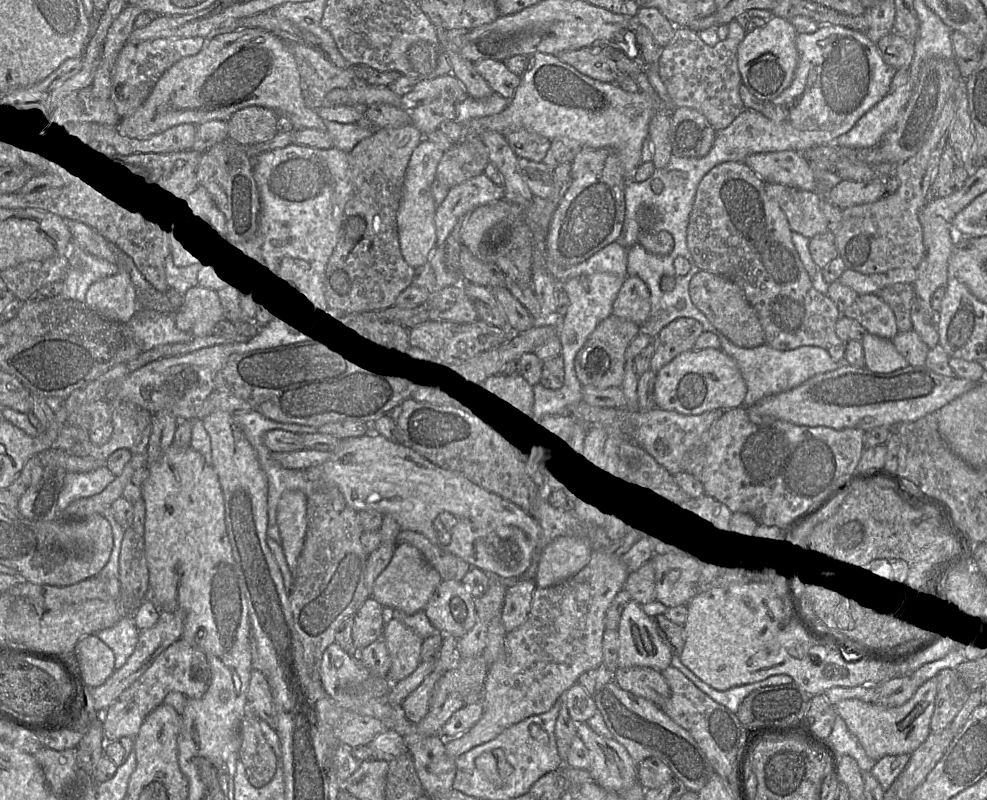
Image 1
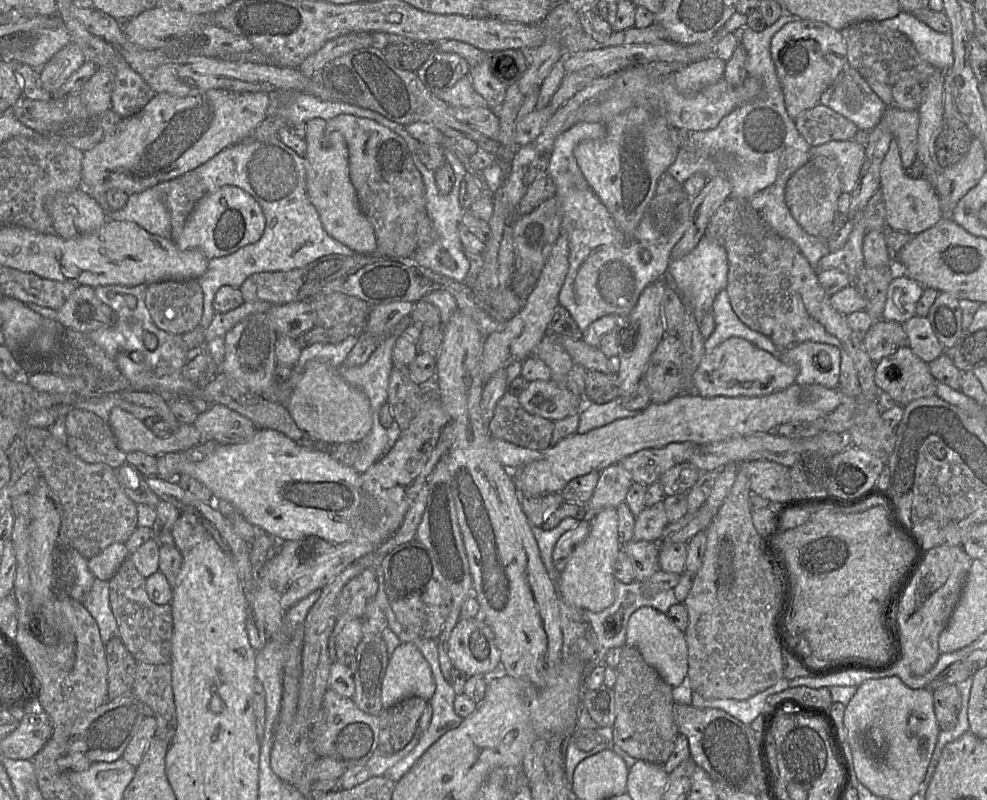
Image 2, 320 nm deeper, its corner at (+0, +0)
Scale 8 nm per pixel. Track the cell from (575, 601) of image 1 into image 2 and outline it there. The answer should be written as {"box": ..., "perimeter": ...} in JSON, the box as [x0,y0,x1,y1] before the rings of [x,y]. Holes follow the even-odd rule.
{"box":[632,501,668,543],"perimeter":[[[660,501],[635,517],[632,540],[658,543],[668,525],[664,502]]]}

